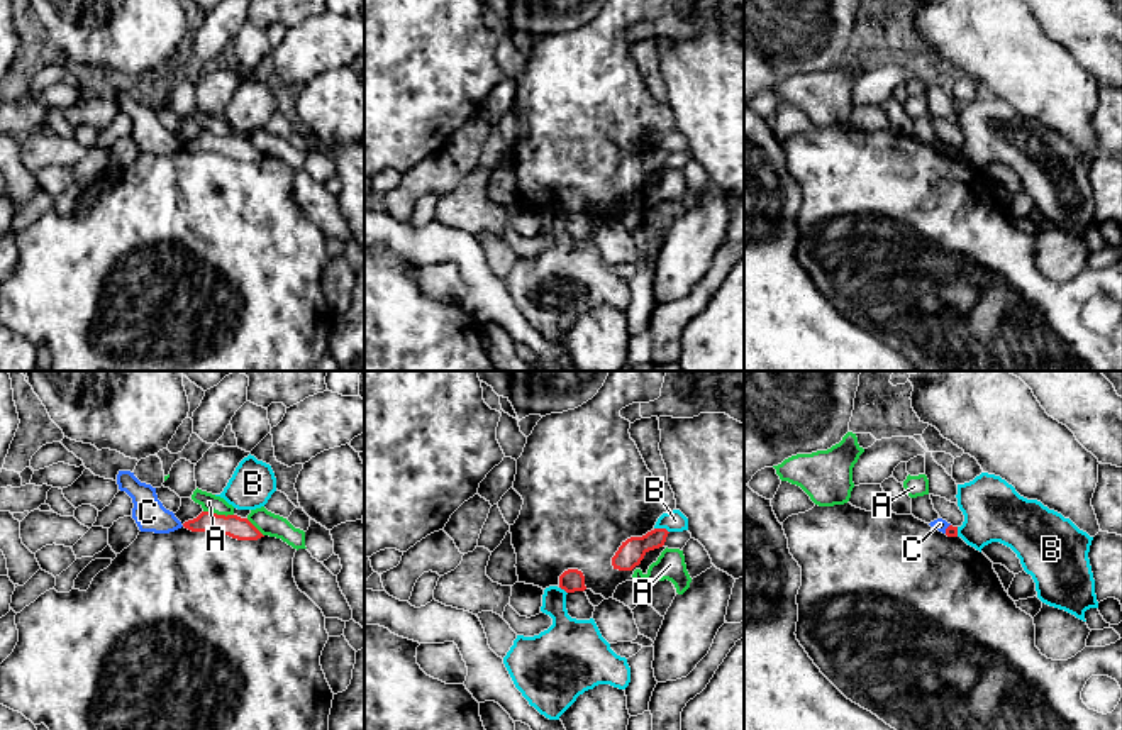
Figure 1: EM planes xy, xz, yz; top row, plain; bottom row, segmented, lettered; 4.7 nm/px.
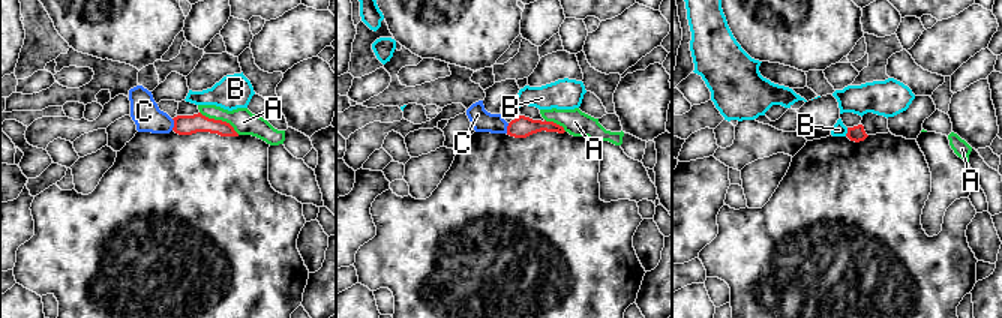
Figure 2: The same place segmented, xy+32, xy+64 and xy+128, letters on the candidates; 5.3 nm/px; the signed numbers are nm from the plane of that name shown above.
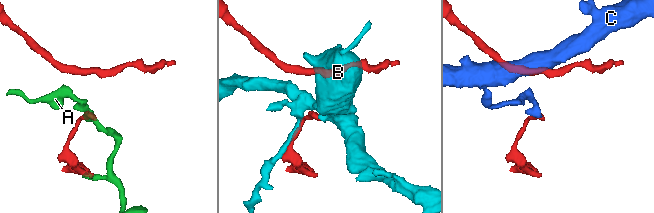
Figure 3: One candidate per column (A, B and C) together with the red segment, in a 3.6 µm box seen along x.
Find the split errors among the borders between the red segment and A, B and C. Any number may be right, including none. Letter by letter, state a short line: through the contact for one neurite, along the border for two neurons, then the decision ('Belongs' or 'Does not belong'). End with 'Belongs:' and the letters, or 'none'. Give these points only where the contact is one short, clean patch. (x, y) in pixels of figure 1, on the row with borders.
A: Does not belong
B: Does not belong
C: Does not belong
Belongs: none

